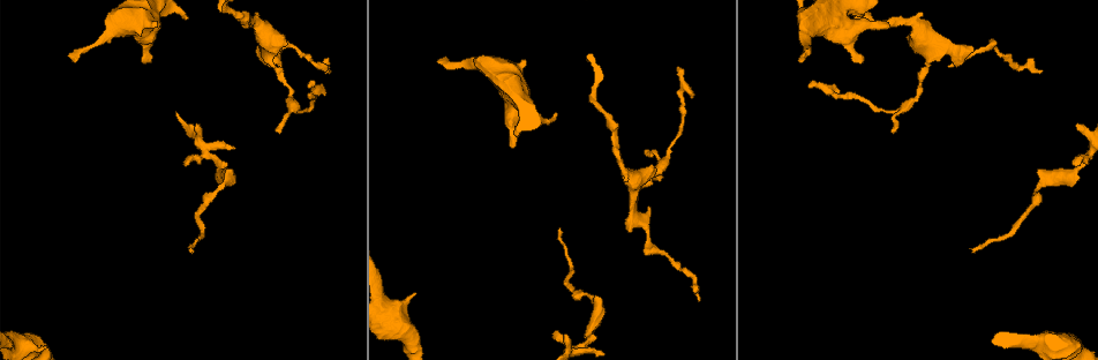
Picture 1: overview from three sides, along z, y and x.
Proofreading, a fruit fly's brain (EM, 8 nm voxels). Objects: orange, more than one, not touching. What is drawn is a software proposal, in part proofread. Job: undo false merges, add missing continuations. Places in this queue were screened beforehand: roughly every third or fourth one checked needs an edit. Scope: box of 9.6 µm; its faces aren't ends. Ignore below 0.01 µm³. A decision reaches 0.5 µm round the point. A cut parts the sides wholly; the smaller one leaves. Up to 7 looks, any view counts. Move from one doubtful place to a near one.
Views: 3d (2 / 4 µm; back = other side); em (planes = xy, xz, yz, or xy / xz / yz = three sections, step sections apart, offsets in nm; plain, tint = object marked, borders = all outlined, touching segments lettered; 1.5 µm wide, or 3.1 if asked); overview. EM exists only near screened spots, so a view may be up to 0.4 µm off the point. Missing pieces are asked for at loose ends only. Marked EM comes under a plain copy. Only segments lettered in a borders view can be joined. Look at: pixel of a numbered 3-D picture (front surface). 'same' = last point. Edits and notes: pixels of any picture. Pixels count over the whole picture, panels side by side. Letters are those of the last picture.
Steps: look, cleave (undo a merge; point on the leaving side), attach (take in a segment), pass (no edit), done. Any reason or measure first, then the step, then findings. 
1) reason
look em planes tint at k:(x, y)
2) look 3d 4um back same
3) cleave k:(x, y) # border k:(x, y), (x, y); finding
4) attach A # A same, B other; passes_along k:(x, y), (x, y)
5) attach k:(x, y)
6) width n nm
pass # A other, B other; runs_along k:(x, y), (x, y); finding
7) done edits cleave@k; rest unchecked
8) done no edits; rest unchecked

an open end
look em xy step 8 borders at 1:(1076, 125)

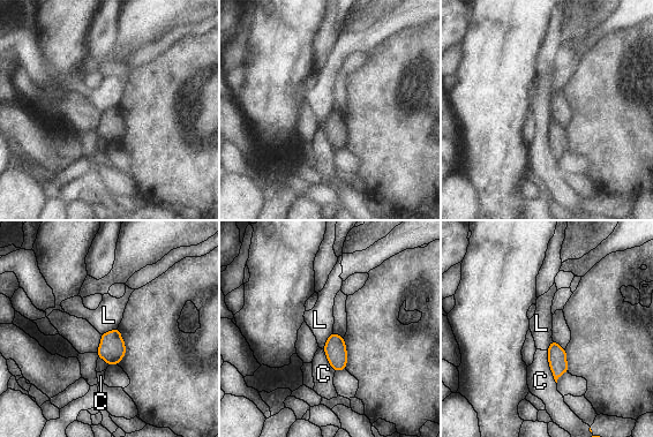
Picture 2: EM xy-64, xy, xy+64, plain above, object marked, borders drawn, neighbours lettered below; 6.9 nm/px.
pass # C other, L other; border 2:(332, 331), (322, 348); no lettered segment goes on from it

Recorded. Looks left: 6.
thin end
look em planes borders at 1:(558, 228)

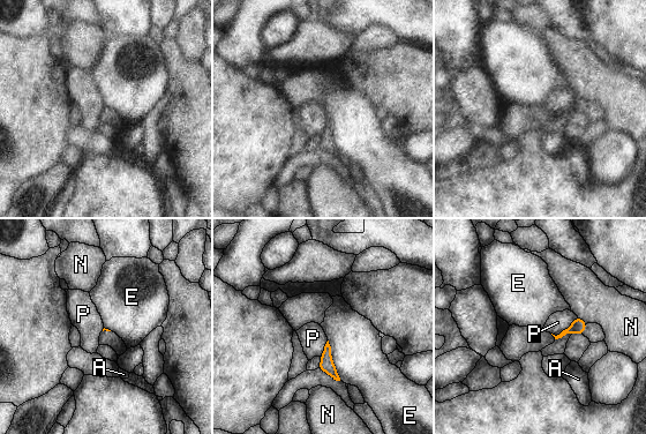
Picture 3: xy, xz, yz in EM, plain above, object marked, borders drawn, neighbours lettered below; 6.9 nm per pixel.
pass # A other, E other, N other, P other; border 3:(328, 339), (331, 360), (340, 380); no lettered segment goes on from it

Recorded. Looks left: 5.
free end
look em xy step 8 tint at 1:(145, 64)

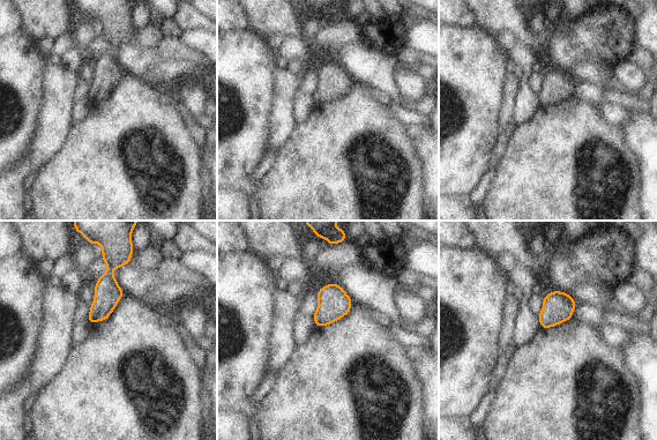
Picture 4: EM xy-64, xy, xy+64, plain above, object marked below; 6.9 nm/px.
another direction
look em yz step 4 borders same

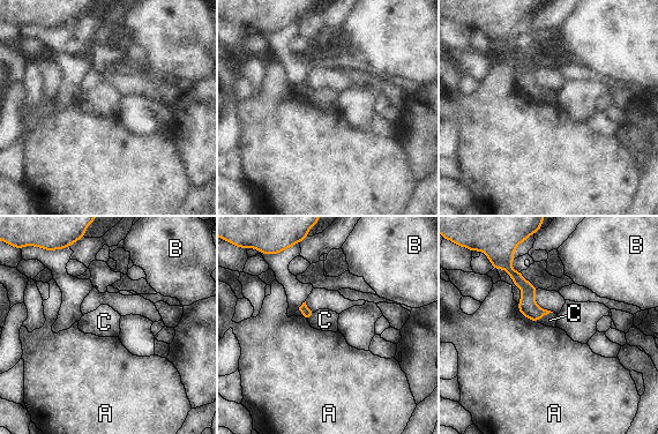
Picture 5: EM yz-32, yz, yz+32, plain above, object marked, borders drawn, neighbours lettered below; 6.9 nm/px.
pass # A other, B other, C other; no lettered segment goes on from it

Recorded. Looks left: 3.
done no edits; rest unchecked

